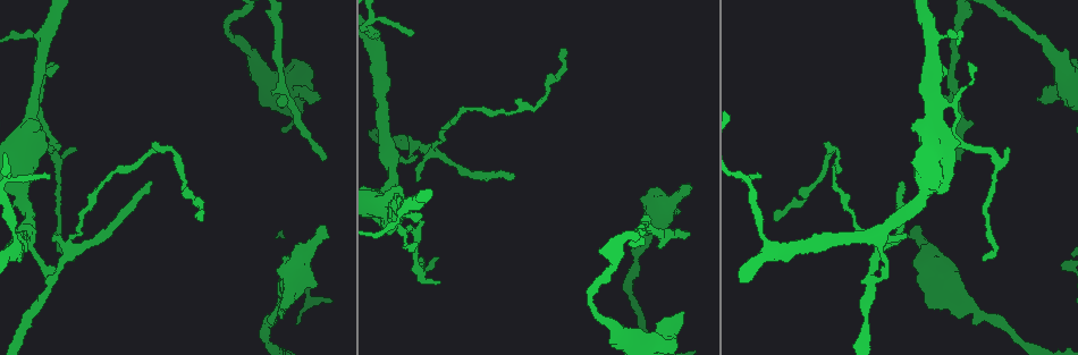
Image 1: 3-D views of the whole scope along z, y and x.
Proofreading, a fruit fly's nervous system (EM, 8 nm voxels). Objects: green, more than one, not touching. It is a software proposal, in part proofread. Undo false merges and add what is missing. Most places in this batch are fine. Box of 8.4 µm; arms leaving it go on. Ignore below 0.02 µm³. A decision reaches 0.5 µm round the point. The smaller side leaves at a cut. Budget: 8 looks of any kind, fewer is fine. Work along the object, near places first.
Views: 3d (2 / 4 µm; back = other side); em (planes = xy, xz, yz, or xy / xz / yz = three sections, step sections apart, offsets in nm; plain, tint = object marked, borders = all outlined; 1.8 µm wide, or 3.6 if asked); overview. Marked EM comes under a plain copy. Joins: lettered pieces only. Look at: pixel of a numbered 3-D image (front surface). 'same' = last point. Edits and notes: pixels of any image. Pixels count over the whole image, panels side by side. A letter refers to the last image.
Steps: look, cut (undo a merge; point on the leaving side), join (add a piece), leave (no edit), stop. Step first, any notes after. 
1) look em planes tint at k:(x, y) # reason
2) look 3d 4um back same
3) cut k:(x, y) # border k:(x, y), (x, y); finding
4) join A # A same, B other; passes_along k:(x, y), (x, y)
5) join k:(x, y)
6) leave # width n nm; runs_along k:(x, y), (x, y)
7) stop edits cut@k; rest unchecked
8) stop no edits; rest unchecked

look 3d 4um at 1:(908, 235) # an open end

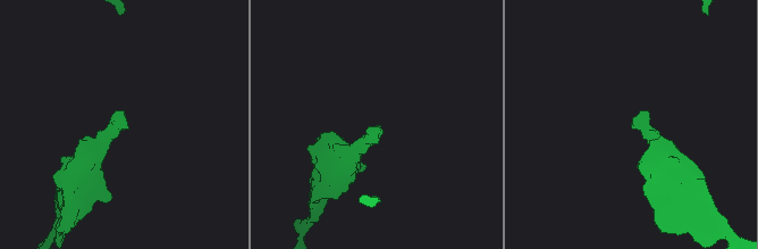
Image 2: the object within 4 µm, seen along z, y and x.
look em xz step 16 borders at 2:(634, 125)

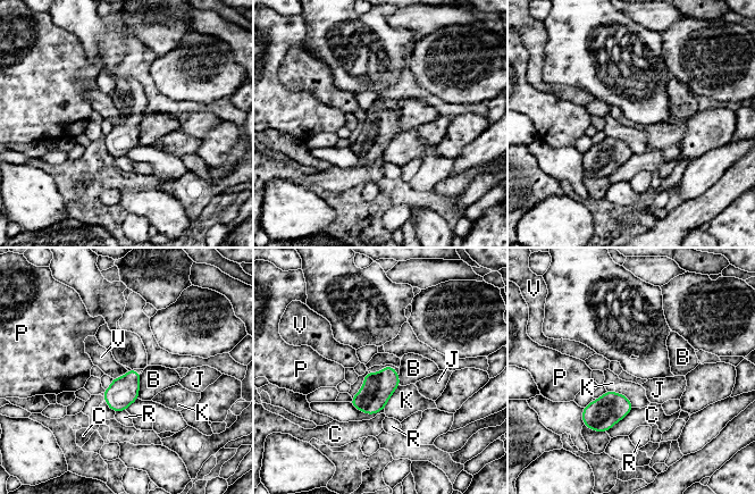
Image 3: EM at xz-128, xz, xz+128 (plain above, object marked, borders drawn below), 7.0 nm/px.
leave # longest_contact C 260 nm; B other, C other, J other, K other, P other, R other, V other; border 3:(125, 410), (116, 412); no lettered piece goes on from it

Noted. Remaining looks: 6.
look em planes borders at 1:(317, 98) # free end

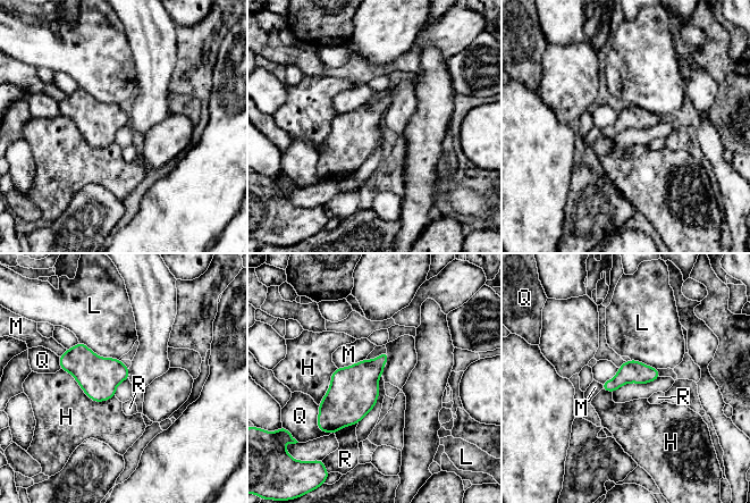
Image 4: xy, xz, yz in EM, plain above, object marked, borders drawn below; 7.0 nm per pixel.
leave # H other, L other, M other, Q other, R other; border 4:(61, 368), (92, 400), (115, 396); no lettered piece goes on from it

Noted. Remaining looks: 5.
look 3d 4um back at 1:(960, 160) # free end

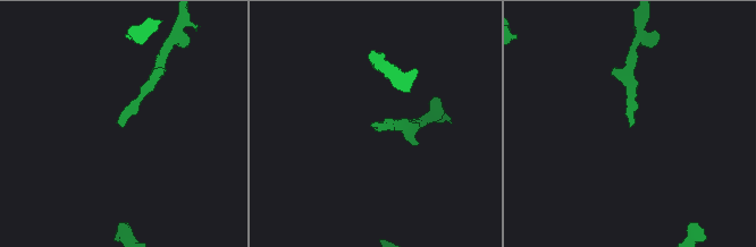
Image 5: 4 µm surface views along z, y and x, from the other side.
look em planes borders at 5:(373, 125)

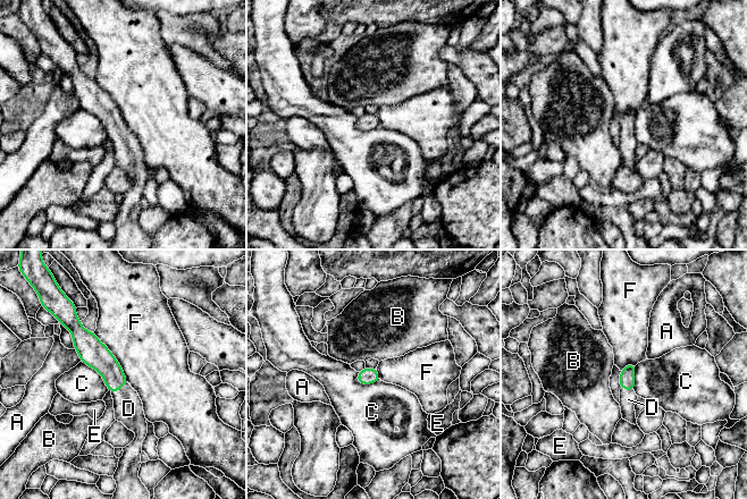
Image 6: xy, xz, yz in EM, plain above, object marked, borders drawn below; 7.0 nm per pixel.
join 6:(128, 408) # width 110 nm; A other, B other, C other, D same, E other, F other; it goes on there

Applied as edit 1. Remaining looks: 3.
stop edits join@6; rest unchecked

